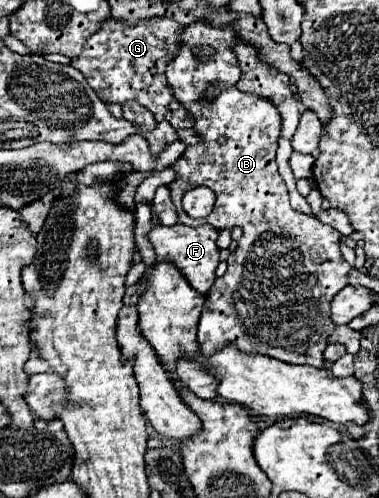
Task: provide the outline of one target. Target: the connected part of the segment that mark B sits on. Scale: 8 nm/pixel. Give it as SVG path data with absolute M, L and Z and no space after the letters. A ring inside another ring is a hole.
M198 19L198 21L194 21L194 23L186 25L186 27L182 29L180 37L182 37L182 43L178 45L178 55L176 55L172 61L168 61L168 65L166 65L166 79L168 79L168 85L170 85L170 89L172 89L172 95L184 105L184 109L188 111L188 115L196 119L196 121L194 121L194 129L196 129L196 135L200 137L200 141L194 143L194 145L188 145L188 147L186 147L186 153L182 153L182 157L180 157L178 161L174 161L174 167L168 167L168 169L174 169L174 171L178 173L178 177L170 183L170 195L172 195L172 201L174 201L174 205L176 205L180 223L190 225L190 227L196 227L196 219L192 219L192 217L188 217L188 215L184 213L184 209L182 209L182 205L180 205L180 199L182 199L182 195L184 195L188 189L194 189L194 185L206 185L206 187L210 187L210 189L216 193L216 203L214 203L212 213L210 213L204 221L210 223L210 225L214 226L217 230L240 227L240 229L244 231L242 237L240 237L240 241L238 241L238 247L230 253L226 273L214 281L210 293L206 295L206 303L204 303L204 309L202 309L202 315L200 315L200 323L198 323L200 355L212 355L212 353L216 353L218 349L222 349L224 343L232 341L234 345L238 345L238 349L242 349L242 351L246 351L246 353L254 353L254 351L256 351L256 353L262 353L262 355L268 355L268 357L274 357L274 359L278 359L278 361L292 363L292 365L324 367L324 363L326 363L326 359L324 359L324 349L326 349L326 345L328 345L330 333L332 333L334 327L336 327L334 321L332 321L332 317L330 317L330 301L332 301L332 297L334 297L342 287L348 285L348 271L350 271L350 265L344 261L344 257L342 257L342 253L340 253L340 245L338 245L338 235L340 235L340 233L338 233L336 229L332 229L330 225L320 223L316 217L304 215L304 213L294 211L294 209L290 207L288 189L286 189L286 183L284 183L284 179L280 177L278 165L276 165L276 145L278 145L278 137L280 137L280 125L282 125L280 121L282 121L282 117L280 117L278 109L274 109L274 103L272 103L270 99L264 99L264 97L258 97L258 95L250 95L250 93L242 93L242 91L238 91L238 89L234 87L236 81L240 79L240 65L238 65L238 61L236 61L234 43L242 39L242 37L238 35L238 31L234 29L234 25L216 27L216 25L210 25L210 21L206 21L206 19ZM196 45L210 45L210 47L214 47L214 49L216 49L216 57L210 59L210 61L206 61L206 63L194 61L192 47L196 47ZM210 83L222 87L222 89L220 89L220 95L216 97L214 103L202 105L198 99L200 99L202 91L206 89L206 85L210 85ZM220 135L226 135L226 137L228 137L228 141L226 141L224 145L218 145L218 137L220 137Z

